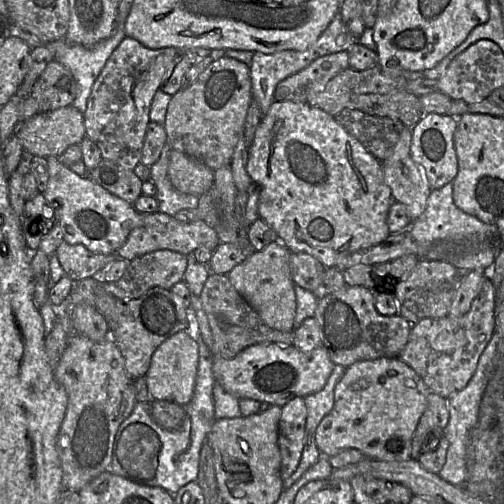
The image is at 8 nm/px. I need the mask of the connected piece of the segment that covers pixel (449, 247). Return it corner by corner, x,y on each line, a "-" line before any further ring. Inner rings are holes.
448,183
441,188
432,189
424,212
409,226
408,231
420,245
430,245
426,256
421,259
443,261
460,269
462,273
471,270
485,270
493,265
497,251
485,248
479,251
467,251
463,245
456,245
467,238
479,234
492,234
498,237
499,232
495,225
487,224
477,217
467,214
458,208
453,200
453,184

